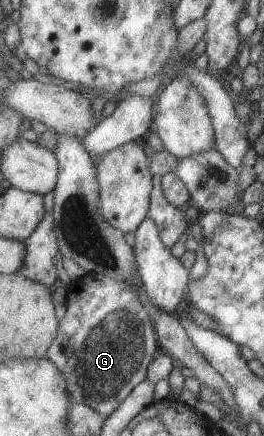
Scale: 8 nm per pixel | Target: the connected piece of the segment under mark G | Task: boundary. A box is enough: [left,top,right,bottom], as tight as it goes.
[45,272,159,417]

